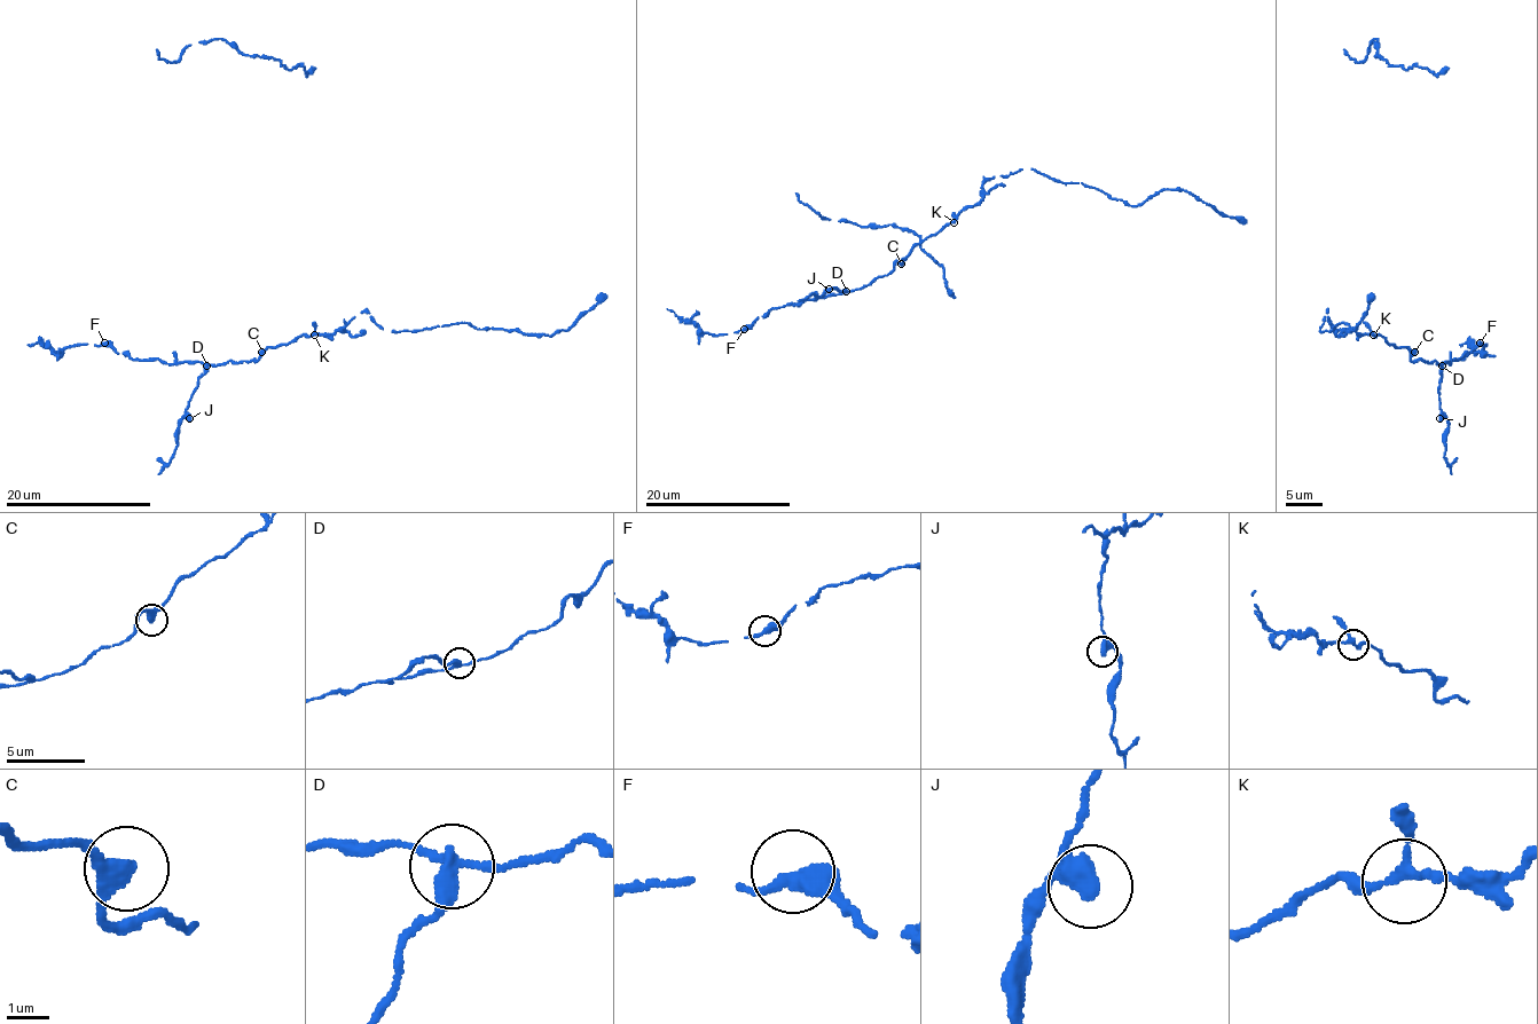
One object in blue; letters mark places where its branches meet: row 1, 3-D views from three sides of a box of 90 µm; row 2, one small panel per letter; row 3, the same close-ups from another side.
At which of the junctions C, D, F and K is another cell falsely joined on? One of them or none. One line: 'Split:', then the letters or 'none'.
Split: D

